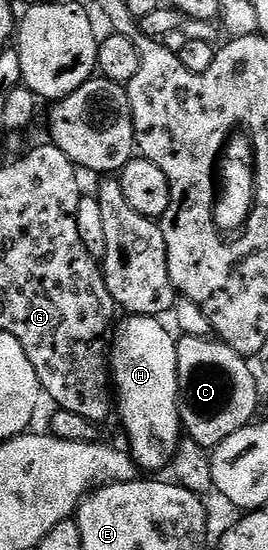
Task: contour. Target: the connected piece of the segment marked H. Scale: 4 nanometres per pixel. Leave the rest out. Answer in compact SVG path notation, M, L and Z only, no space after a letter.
M124 316L124 321L114 326L109 341L109 368L113 389L117 394L117 417L123 420L123 429L131 440L129 452L140 470L163 469L172 464L181 440L179 424L179 376L177 375L177 341L157 317Z

